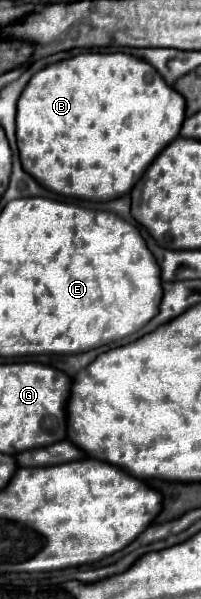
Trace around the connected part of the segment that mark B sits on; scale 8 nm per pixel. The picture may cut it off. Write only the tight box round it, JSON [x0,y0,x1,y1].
[17,53,185,201]

